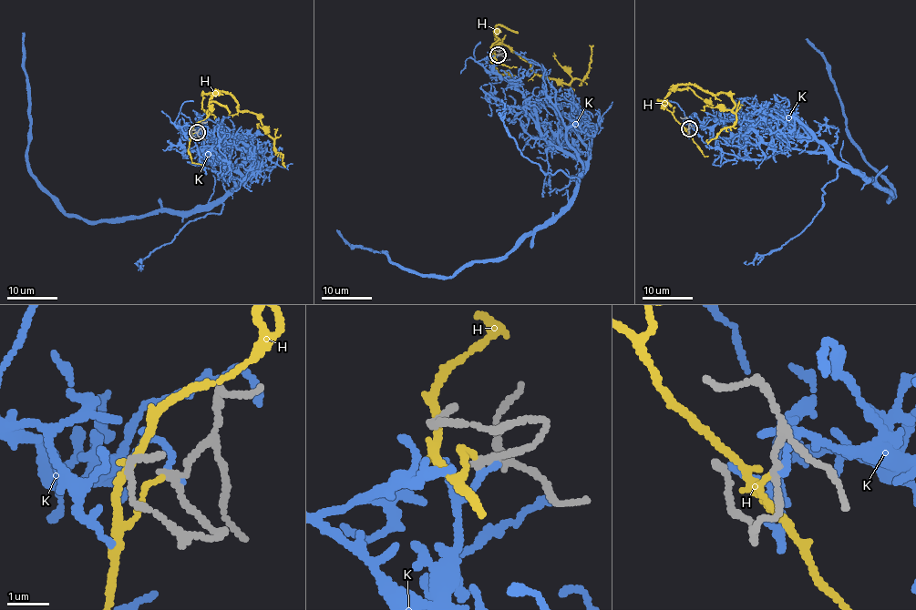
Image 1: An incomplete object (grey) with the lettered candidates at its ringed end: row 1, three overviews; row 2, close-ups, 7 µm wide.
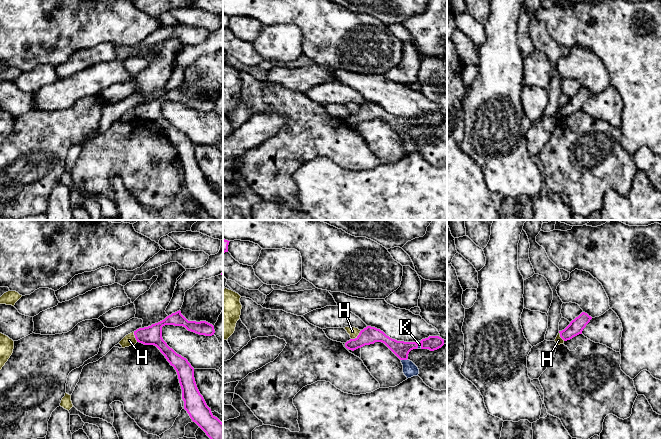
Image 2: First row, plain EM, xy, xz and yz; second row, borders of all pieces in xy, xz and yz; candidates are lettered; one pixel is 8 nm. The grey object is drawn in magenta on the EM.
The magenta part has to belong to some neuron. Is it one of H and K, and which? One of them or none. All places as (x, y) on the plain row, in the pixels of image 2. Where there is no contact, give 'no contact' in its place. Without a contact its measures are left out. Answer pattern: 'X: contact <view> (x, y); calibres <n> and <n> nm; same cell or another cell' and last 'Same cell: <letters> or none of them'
H: contact xz (357, 112); calibres 140 and 80 nm; another cell
K: contact xz (404, 135); calibres 140 and 110 nm; same cell
Same cell: K

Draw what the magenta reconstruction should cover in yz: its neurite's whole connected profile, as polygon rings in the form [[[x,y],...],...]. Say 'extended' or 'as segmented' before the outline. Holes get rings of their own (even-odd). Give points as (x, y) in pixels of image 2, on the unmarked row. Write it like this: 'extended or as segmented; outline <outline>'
as segmented; outline [[[582,88],[578,93],[570,98],[570,100],[562,107],[559,107],[560,113],[564,116],[570,116],[573,113],[582,110],[583,105],[592,95],[587,89]]]

